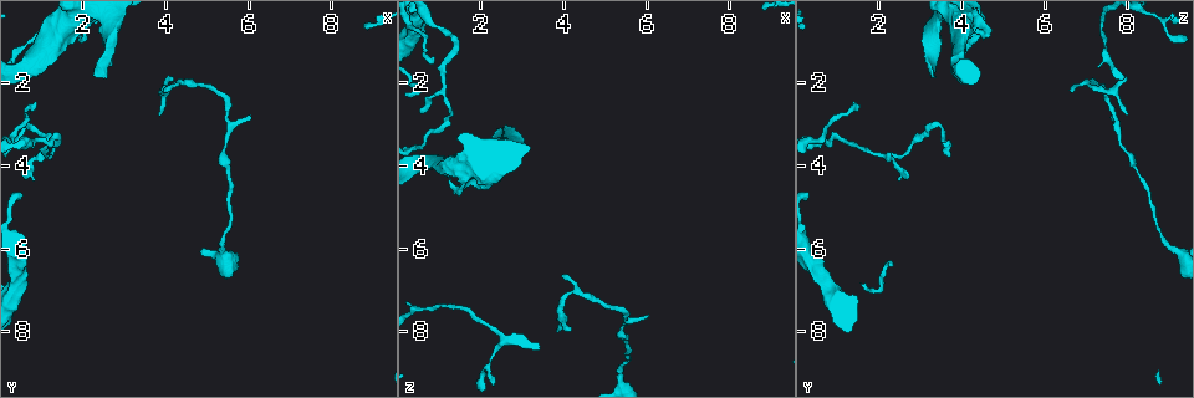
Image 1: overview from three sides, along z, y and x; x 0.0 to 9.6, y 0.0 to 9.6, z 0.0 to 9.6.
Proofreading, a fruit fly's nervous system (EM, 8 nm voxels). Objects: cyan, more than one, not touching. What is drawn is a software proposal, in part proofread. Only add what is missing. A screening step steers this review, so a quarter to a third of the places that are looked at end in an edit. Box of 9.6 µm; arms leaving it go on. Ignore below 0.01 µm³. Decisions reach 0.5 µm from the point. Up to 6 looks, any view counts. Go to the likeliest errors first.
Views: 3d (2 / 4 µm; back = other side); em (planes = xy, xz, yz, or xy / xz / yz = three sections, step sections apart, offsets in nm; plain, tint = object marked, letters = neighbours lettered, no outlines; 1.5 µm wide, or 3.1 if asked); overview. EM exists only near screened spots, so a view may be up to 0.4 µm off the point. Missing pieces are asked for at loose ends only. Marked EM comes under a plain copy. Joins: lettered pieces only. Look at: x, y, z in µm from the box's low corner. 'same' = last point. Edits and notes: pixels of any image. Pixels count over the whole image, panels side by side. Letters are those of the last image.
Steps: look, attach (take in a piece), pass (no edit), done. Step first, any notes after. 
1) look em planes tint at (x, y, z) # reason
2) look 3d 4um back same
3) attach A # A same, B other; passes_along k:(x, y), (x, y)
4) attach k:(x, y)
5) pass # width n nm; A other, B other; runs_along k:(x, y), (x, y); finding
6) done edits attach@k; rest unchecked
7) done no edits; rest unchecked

look em planes letters at (2.30, 1.85, 3.25)

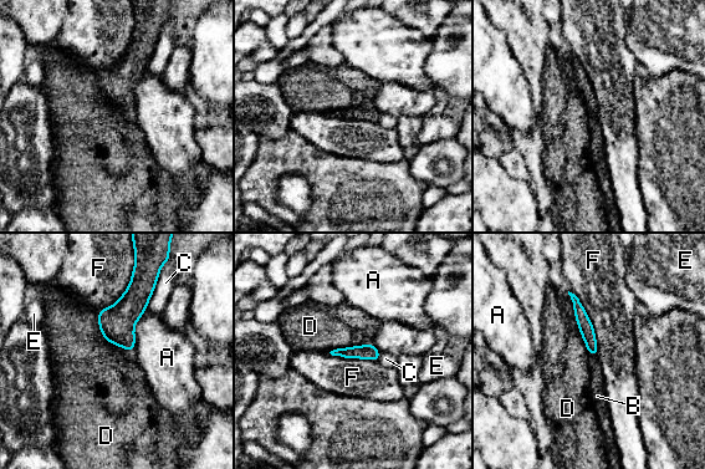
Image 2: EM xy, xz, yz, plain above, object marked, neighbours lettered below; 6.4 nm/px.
attach B # A other, B same, C other, D other, E other, F other; passes_along 2:(587, 331), (593, 355), (596, 387); the neuron continues

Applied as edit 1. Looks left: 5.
look em planes letters at (4.10, 1.80, 7.95) # branch stops here

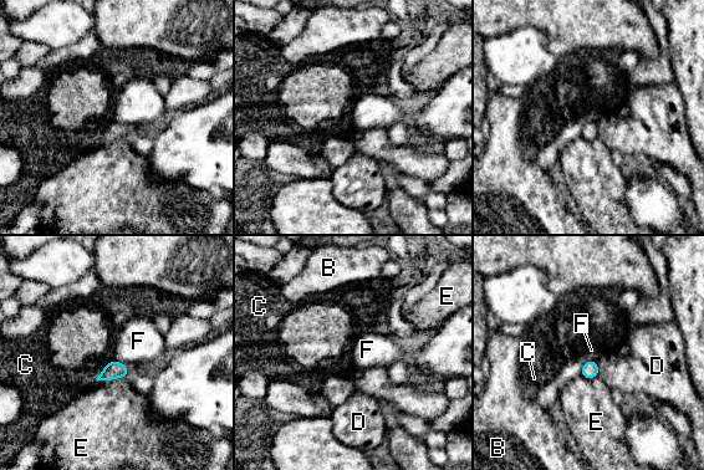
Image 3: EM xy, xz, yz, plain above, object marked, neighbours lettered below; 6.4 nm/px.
pass # B other, C other, D other, E other, F other; border 3:(596, 361), (587, 361), (580, 374); none of them fits

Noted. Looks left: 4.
look em planes letters at (0.90, 2.50, 1.45) # an open end

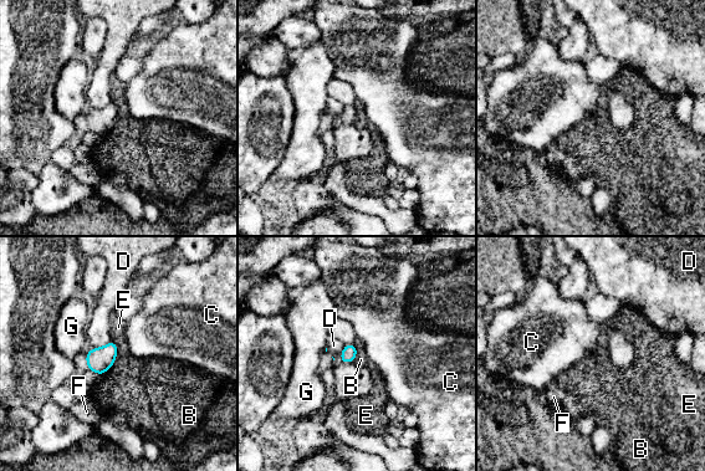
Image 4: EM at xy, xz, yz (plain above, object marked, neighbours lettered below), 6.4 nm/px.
pass # B other, C other, D other, E other, F other, G other; border 4:(113, 339), (116, 359), (100, 375); none of them fits

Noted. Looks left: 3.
done edits attach@2; rest unchecked

